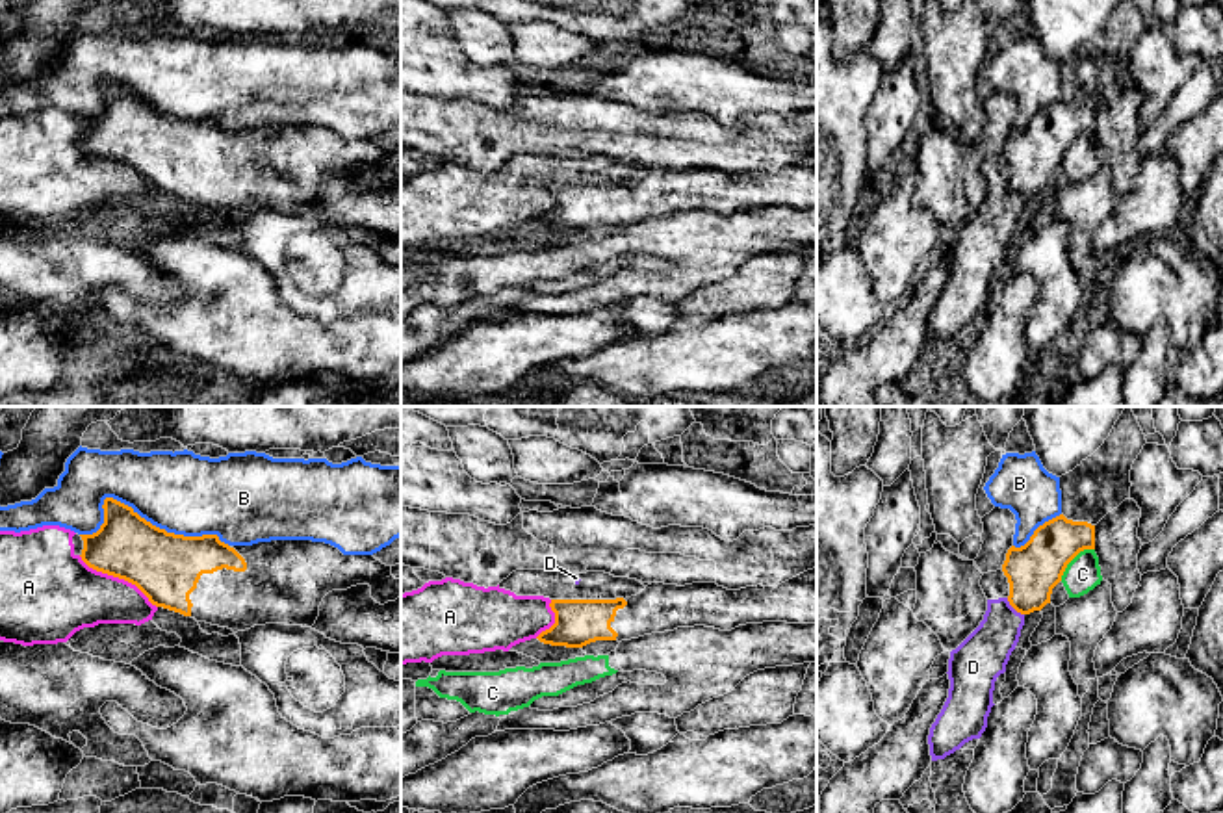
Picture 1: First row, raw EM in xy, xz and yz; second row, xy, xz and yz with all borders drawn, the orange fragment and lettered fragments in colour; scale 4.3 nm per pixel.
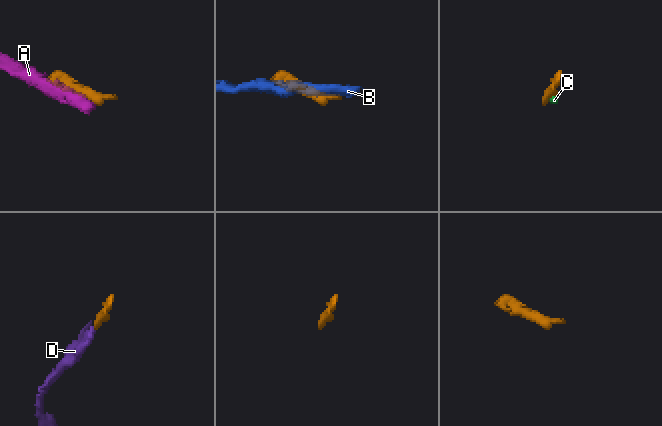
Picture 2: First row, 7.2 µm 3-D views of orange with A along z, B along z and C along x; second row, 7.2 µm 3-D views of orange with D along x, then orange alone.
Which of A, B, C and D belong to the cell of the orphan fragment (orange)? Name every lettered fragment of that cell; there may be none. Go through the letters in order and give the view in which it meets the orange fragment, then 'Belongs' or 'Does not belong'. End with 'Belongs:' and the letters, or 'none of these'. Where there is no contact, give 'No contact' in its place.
A: Touches orange in xy. Does not belong
B: Touches orange in xy. Does not belong
C: Touches orange in yz. Does not belong
D: Touches orange in yz. Does not belong
Belongs: none of these

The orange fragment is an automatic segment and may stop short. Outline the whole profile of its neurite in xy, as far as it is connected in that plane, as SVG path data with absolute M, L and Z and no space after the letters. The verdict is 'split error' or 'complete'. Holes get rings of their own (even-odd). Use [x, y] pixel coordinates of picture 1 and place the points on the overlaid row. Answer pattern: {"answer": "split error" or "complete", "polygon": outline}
{"answer": "split error", "polygon": "M104 499L104 523L84 540L82 561L102 574L135 585L152 605L234 633L265 624L312 627L323 598L332 590L369 585L371 598L384 605L401 596L401 579L373 555L343 555L338 548L312 540L271 540L228 546L217 535L184 536L167 533L141 518L132 507Z"}

